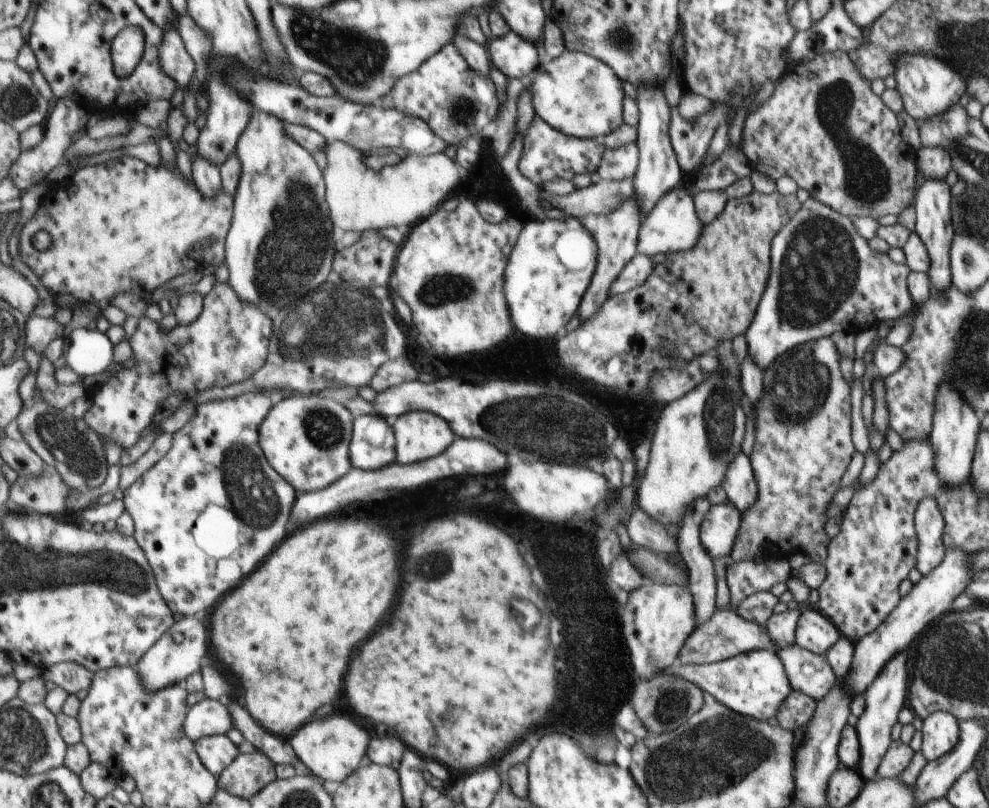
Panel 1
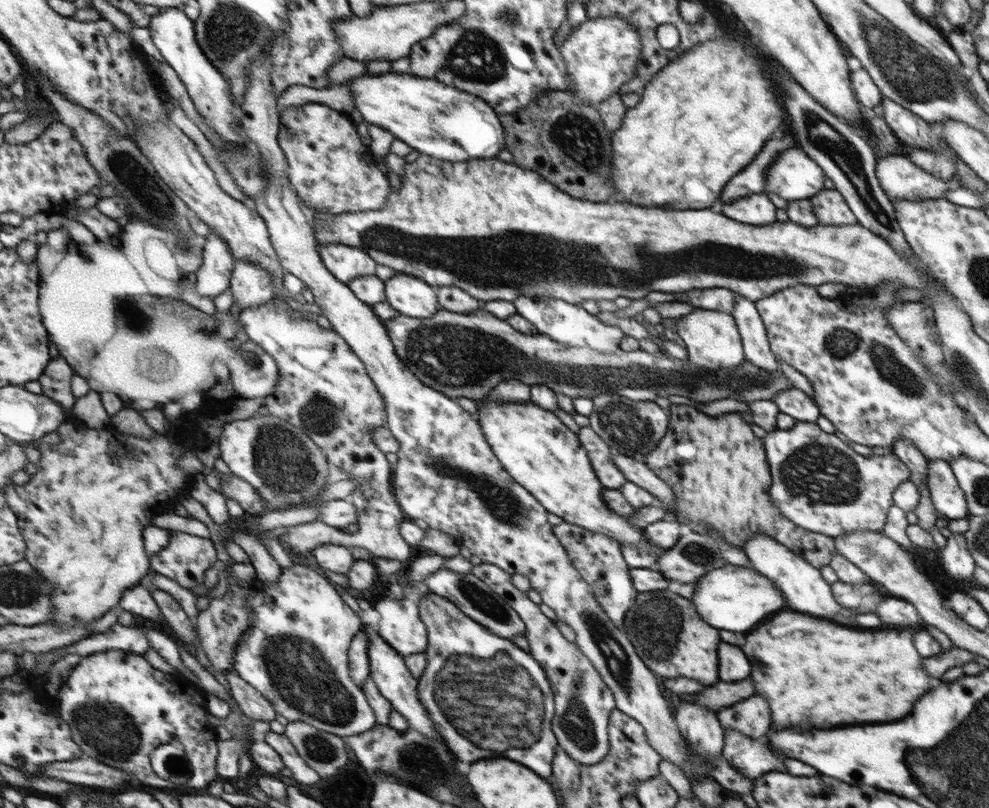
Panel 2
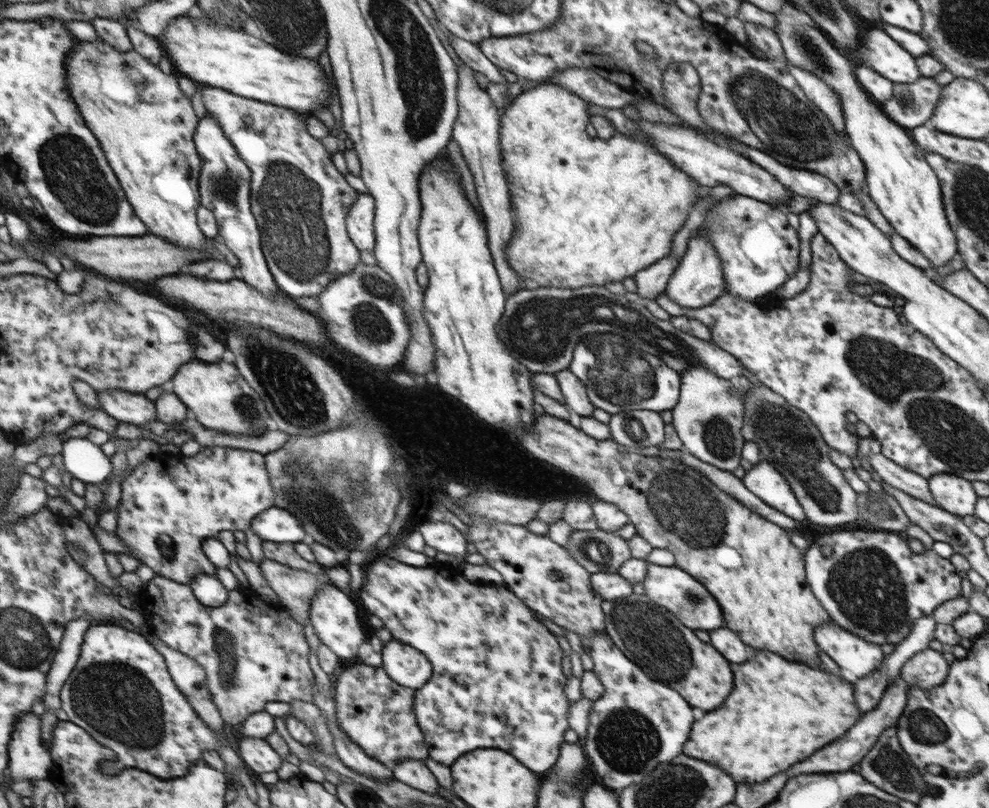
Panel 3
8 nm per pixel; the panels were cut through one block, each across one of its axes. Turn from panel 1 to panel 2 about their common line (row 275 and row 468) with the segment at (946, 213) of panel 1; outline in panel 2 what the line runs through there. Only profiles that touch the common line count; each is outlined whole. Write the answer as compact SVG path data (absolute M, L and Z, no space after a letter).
M936 459L928 462L927 487L936 511L946 516L946 520L968 518L966 494L948 461Z

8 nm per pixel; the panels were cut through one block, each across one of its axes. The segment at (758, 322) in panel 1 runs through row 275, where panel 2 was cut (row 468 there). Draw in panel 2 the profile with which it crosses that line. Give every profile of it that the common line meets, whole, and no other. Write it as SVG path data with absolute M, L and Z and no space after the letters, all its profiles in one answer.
M795 421L794 426L789 429L774 429L769 432L764 439L764 448L766 448L766 454L768 454L768 464L771 472L772 486L770 487L770 497L772 503L782 512L782 515L787 516L792 523L799 525L801 528L810 532L818 532L819 534L831 537L833 540L836 537L843 535L851 535L859 531L868 530L869 532L882 532L883 528L887 525L887 515L893 505L893 493L898 485L904 481L908 481L911 478L911 469L901 461L898 456L893 452L887 455L873 455L863 456L858 454L853 445L847 445L834 433L824 432L816 423Z

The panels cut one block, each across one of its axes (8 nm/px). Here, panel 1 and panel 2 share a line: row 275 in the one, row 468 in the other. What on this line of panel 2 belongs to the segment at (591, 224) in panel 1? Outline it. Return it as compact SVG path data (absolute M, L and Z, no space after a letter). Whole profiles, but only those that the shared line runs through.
M589 426L580 427L580 440L594 465L595 472L607 489L619 489L626 484L626 476L612 461L614 451Z

